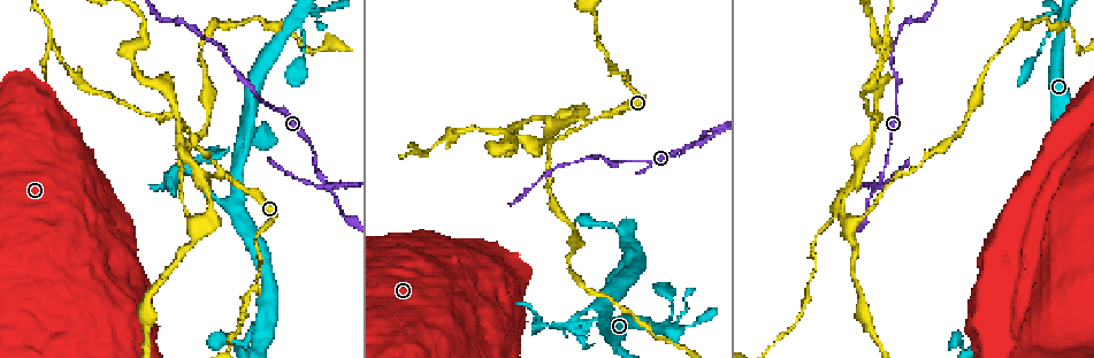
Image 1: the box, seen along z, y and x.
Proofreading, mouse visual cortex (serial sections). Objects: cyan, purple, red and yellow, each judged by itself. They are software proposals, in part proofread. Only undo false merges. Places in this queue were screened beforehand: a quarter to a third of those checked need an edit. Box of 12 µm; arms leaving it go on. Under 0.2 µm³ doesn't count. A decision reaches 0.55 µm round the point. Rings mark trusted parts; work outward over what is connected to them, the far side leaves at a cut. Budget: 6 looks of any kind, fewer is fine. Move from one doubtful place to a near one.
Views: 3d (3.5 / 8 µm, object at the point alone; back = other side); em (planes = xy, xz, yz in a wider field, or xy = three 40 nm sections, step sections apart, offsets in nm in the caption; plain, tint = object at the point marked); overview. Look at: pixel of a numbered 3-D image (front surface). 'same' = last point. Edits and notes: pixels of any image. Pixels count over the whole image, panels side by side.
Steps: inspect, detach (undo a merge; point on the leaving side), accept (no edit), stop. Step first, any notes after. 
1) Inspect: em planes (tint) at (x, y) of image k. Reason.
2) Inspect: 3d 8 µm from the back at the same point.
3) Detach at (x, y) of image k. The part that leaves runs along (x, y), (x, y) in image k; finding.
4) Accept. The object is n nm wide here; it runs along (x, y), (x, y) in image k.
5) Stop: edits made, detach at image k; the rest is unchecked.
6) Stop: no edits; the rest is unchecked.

Inspect: 3d 3.5 µm from the back at (324, 186) of image 1. Branch point.

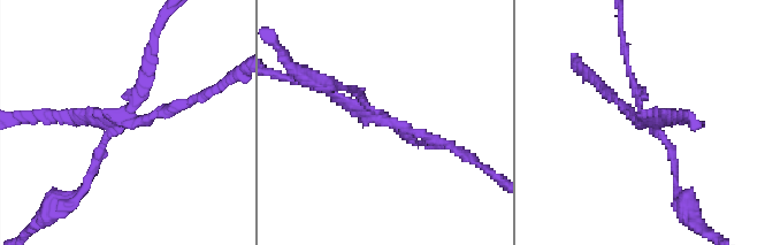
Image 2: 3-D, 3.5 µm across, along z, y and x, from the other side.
Inspect: em xy step 5 (tint) at (644, 117) of image 2. Need the tissue.

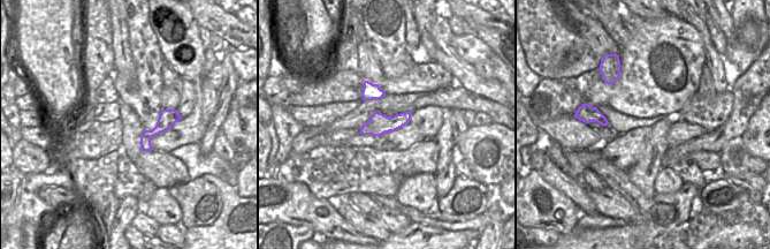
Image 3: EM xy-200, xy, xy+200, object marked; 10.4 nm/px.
Detach at (67, 117) of image 2. Two cells meet here.

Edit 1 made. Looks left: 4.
Inspect: overview. See it whole again.

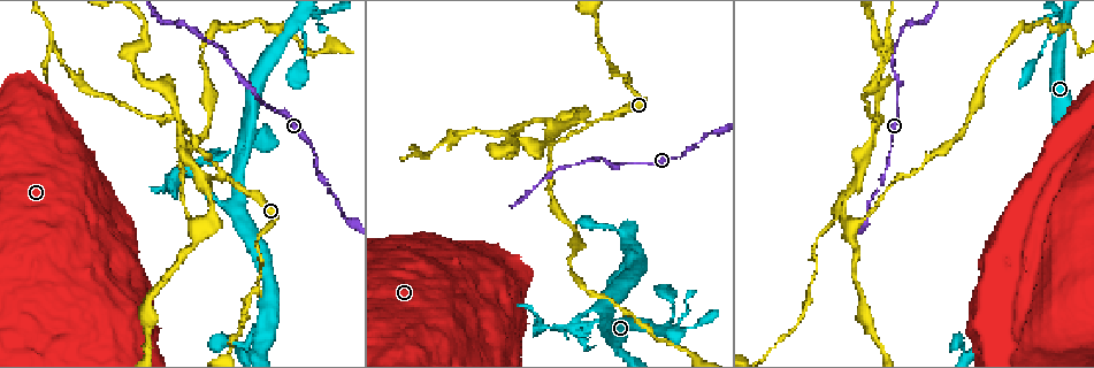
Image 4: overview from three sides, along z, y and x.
Inspect: 3d 3.5 µm at (208, 182) of image 4. Three arms meet.

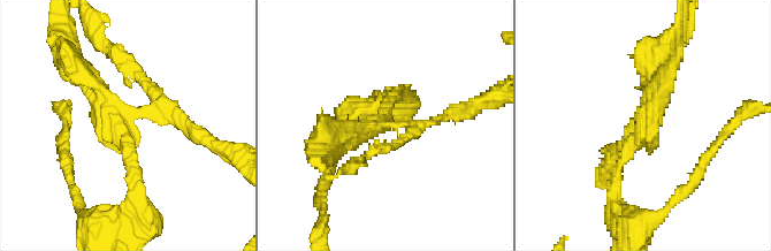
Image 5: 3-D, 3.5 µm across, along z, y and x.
Inspect: em planes (tint) at (126, 127) of image 5. Shape alone is not enough.

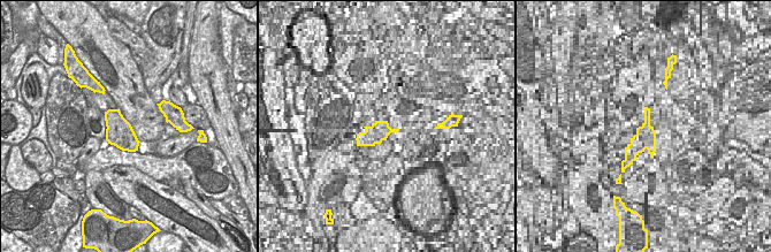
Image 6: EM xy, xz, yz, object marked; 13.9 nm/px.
Detach at (654, 142) of image 5. 3 arms meet here; the part that leaves runs along (131, 118), (121, 136), (135, 217) in image 5; two cells meet here.

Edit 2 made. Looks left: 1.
Stop: edits made, detach at image 2, detach at image 5; the rest is unchecked.

